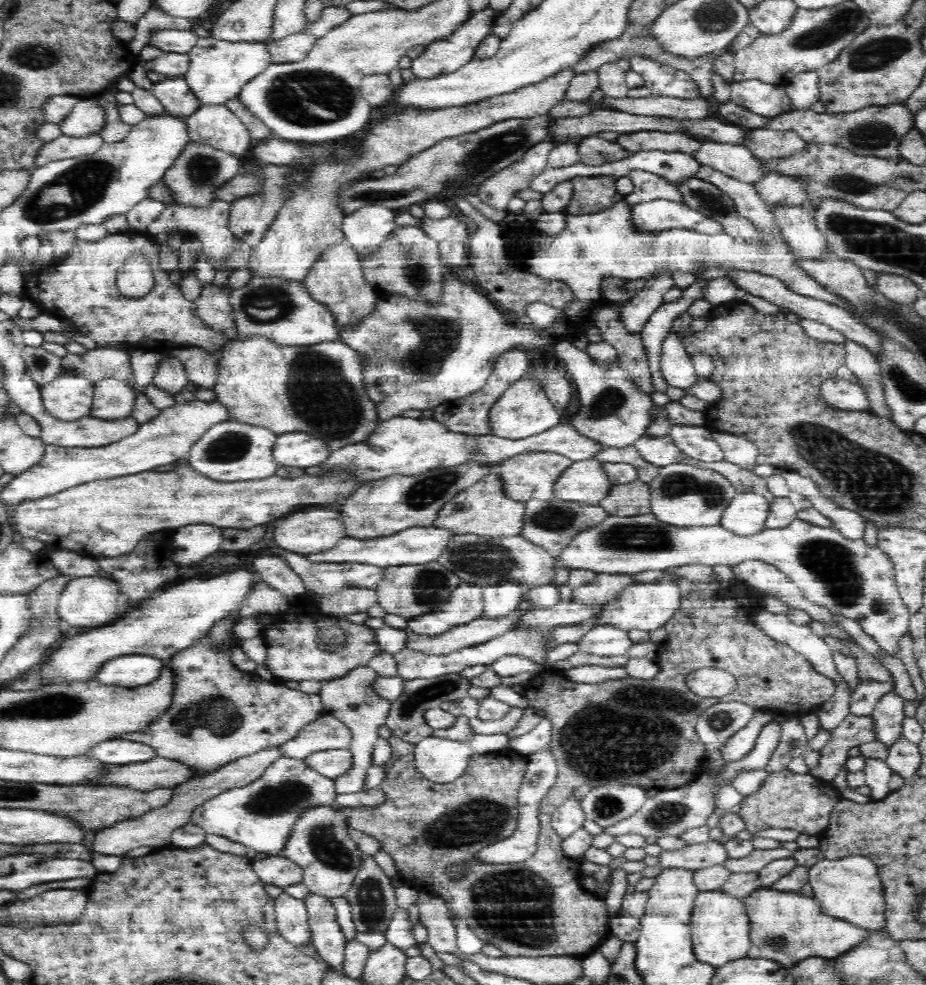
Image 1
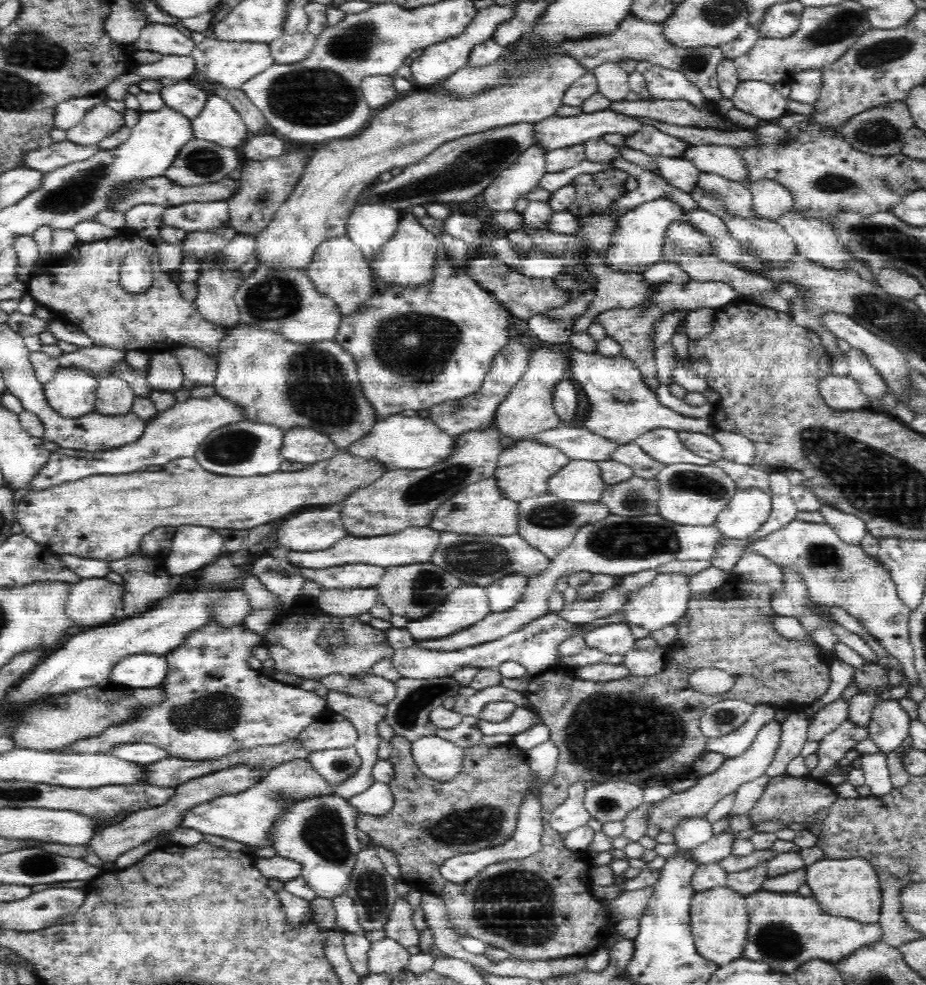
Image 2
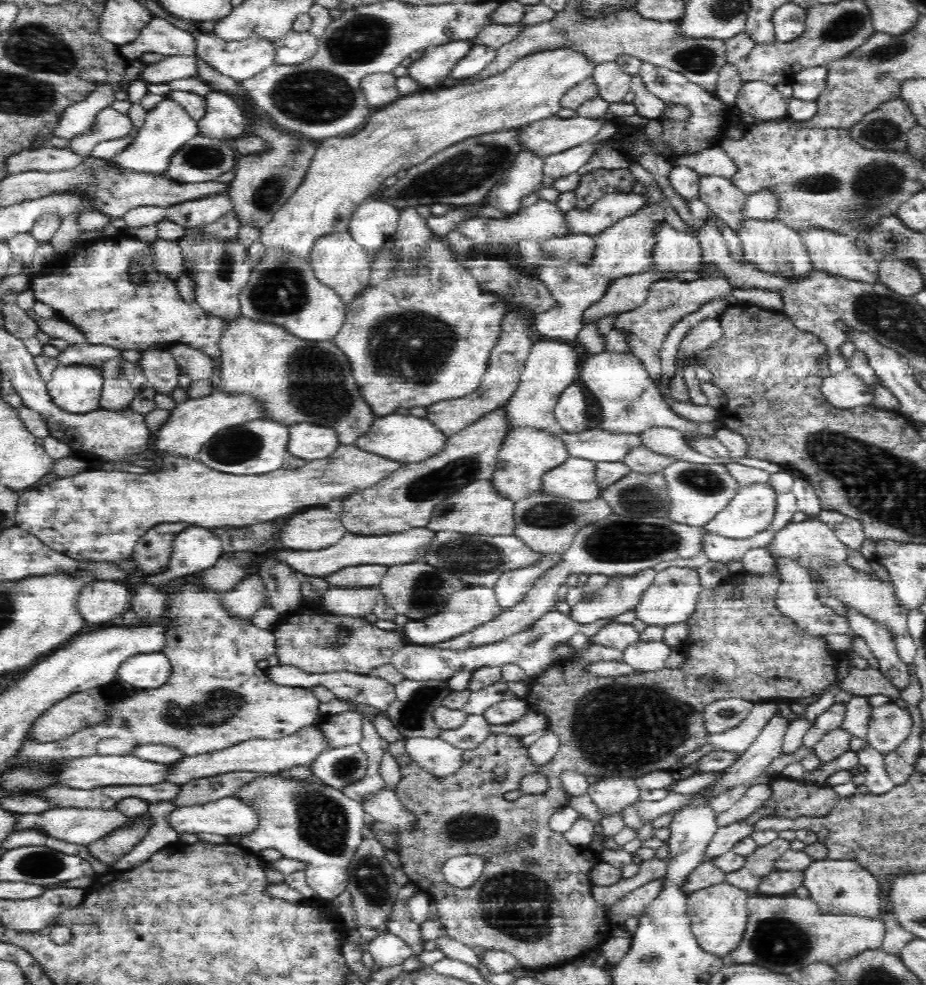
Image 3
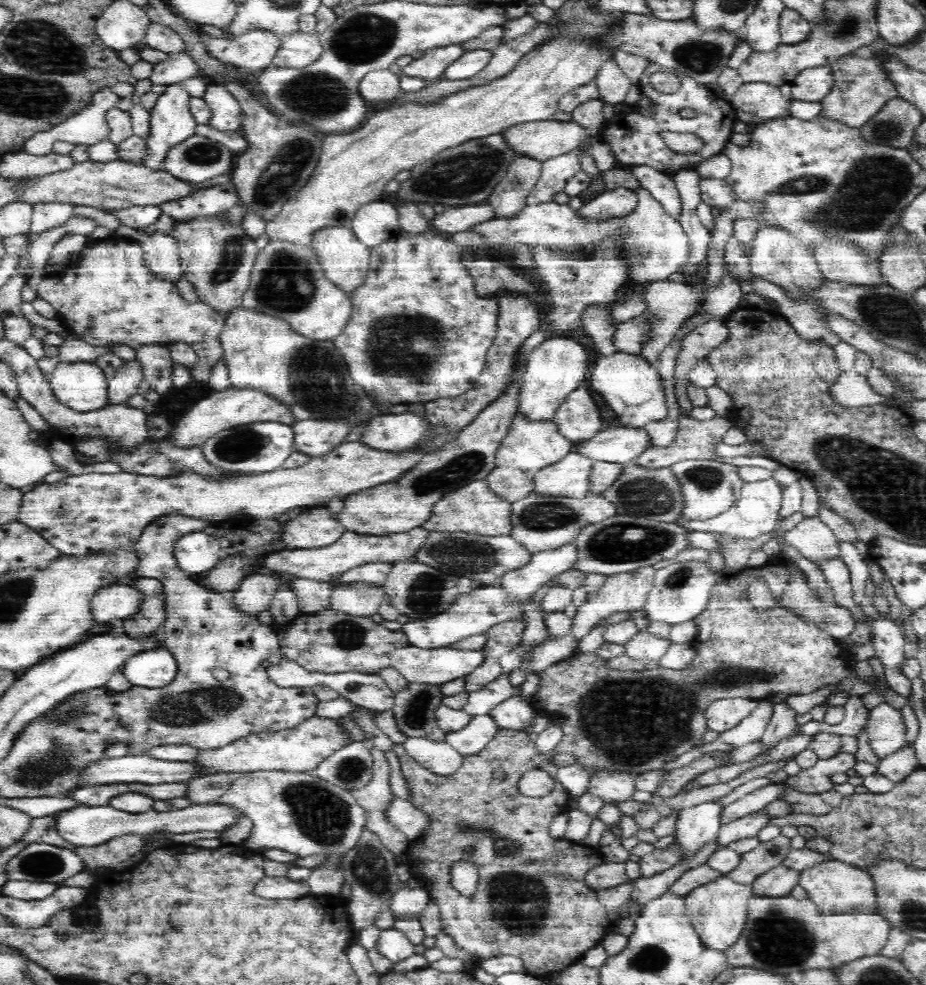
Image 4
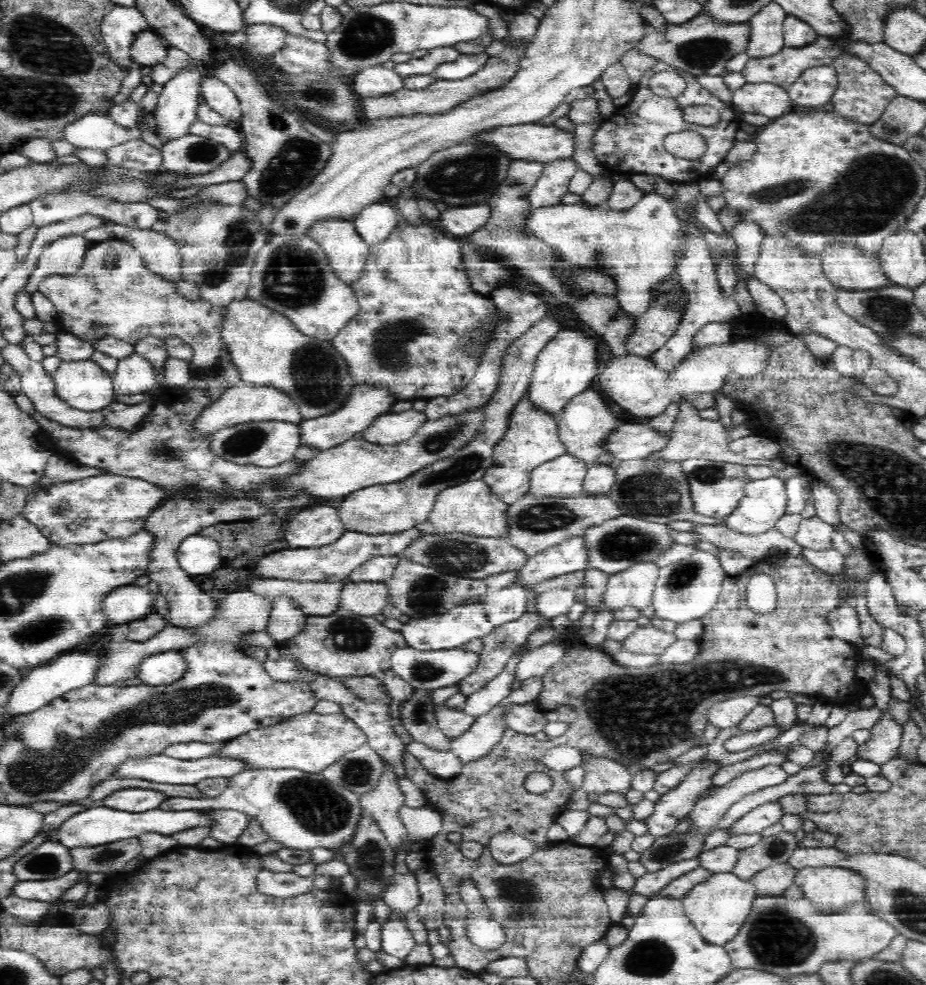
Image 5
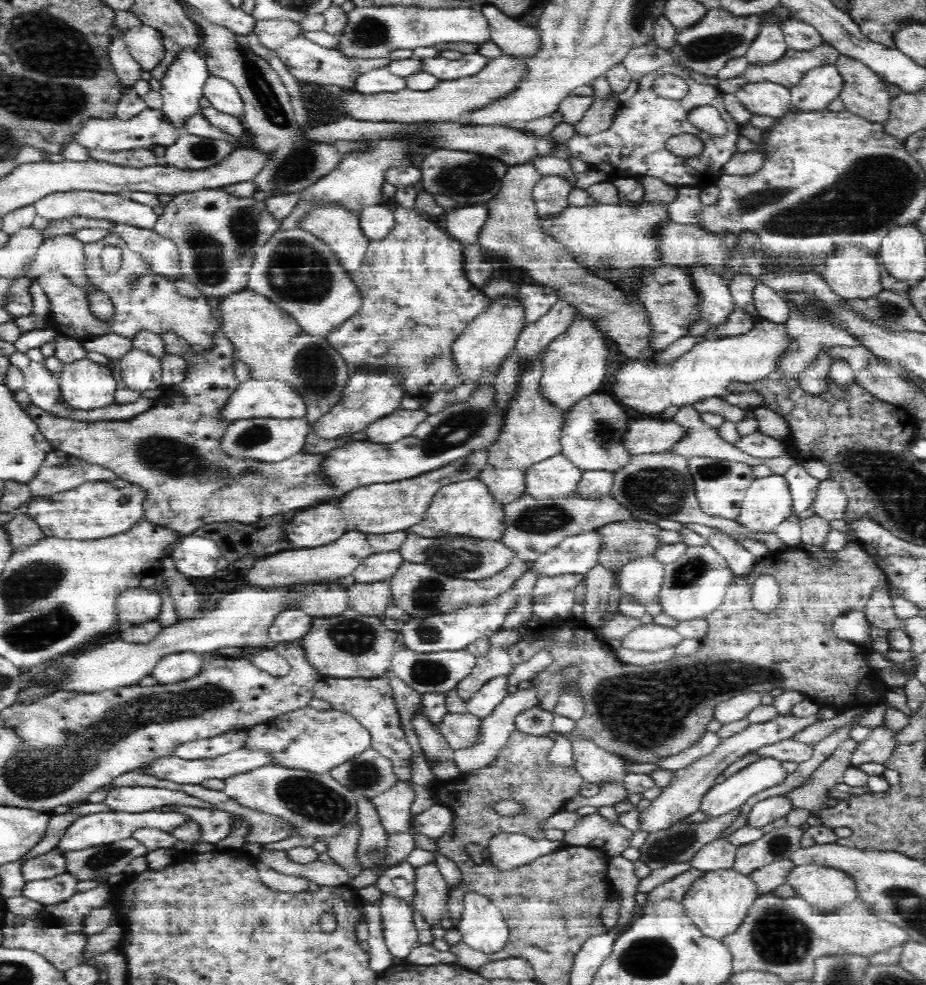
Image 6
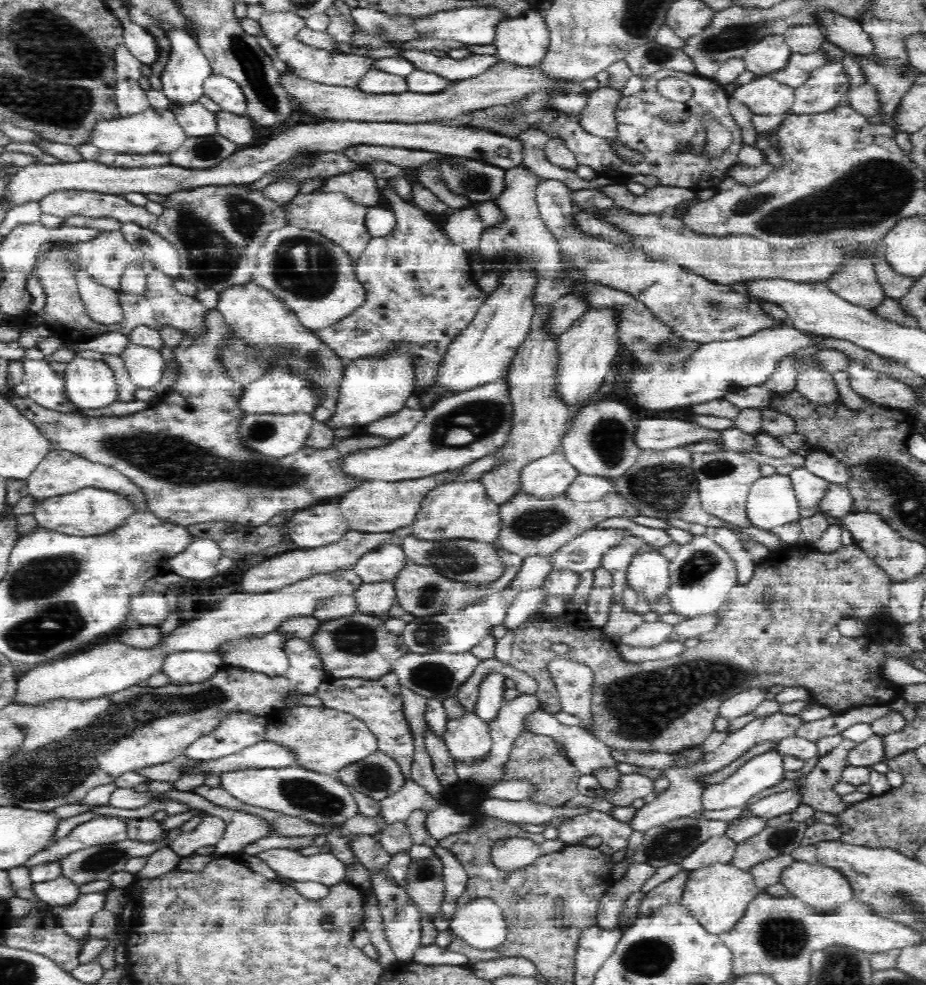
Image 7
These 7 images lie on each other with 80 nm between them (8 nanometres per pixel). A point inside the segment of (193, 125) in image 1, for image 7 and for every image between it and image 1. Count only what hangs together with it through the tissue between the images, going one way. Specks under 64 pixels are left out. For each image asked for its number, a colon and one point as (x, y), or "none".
2: (220, 122)
3: (225, 116)
4: (227, 114)
5: (220, 96)
6: (224, 95)
7: (224, 91)

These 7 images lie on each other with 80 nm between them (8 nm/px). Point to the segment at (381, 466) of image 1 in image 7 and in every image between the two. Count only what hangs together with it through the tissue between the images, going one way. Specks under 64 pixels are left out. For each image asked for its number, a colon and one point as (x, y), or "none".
2: (399, 441)
3: (401, 436)
4: (392, 432)
5: (392, 428)
6: (400, 424)
7: (400, 423)

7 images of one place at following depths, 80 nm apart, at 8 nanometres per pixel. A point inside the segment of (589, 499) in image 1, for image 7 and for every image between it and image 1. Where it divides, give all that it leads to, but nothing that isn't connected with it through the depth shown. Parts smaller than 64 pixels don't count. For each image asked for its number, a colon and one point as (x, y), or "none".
2: (578, 481)
3: (574, 478)
4: (568, 476)
5: (562, 476)
6: (556, 476)
7: (547, 476)

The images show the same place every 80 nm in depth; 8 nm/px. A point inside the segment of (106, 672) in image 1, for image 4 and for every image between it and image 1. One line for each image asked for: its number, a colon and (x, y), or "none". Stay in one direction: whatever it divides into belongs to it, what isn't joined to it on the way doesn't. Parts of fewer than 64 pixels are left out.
2: (147, 671)
3: (150, 670)
4: (153, 668)

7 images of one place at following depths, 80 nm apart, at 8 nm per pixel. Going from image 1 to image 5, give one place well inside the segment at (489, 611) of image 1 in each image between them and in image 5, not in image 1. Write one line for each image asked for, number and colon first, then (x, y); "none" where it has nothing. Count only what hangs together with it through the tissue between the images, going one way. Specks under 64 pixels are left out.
2: (507, 591)
3: (513, 586)
4: (542, 567)
5: (572, 555)

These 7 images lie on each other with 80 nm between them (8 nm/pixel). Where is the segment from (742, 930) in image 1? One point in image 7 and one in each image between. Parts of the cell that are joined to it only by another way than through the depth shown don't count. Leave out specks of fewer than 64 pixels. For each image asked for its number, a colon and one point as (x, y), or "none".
2: (719, 918)
3: (718, 913)
4: (718, 910)
5: (718, 906)
6: (718, 900)
7: (717, 895)

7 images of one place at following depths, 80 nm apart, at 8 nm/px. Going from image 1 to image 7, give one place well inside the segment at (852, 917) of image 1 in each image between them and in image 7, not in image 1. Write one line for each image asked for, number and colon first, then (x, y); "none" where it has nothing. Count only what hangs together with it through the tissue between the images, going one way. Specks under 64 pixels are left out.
2: (847, 887)
3: (837, 886)
4: (835, 887)
5: (830, 889)
6: (827, 889)
7: (823, 888)

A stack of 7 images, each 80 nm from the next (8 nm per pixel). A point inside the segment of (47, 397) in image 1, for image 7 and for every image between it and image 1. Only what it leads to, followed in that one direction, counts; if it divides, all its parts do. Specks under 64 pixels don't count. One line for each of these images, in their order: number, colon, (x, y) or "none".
2: (73, 391)
3: (77, 388)
4: (83, 386)
5: (83, 384)
6: (85, 385)
7: (90, 384)

